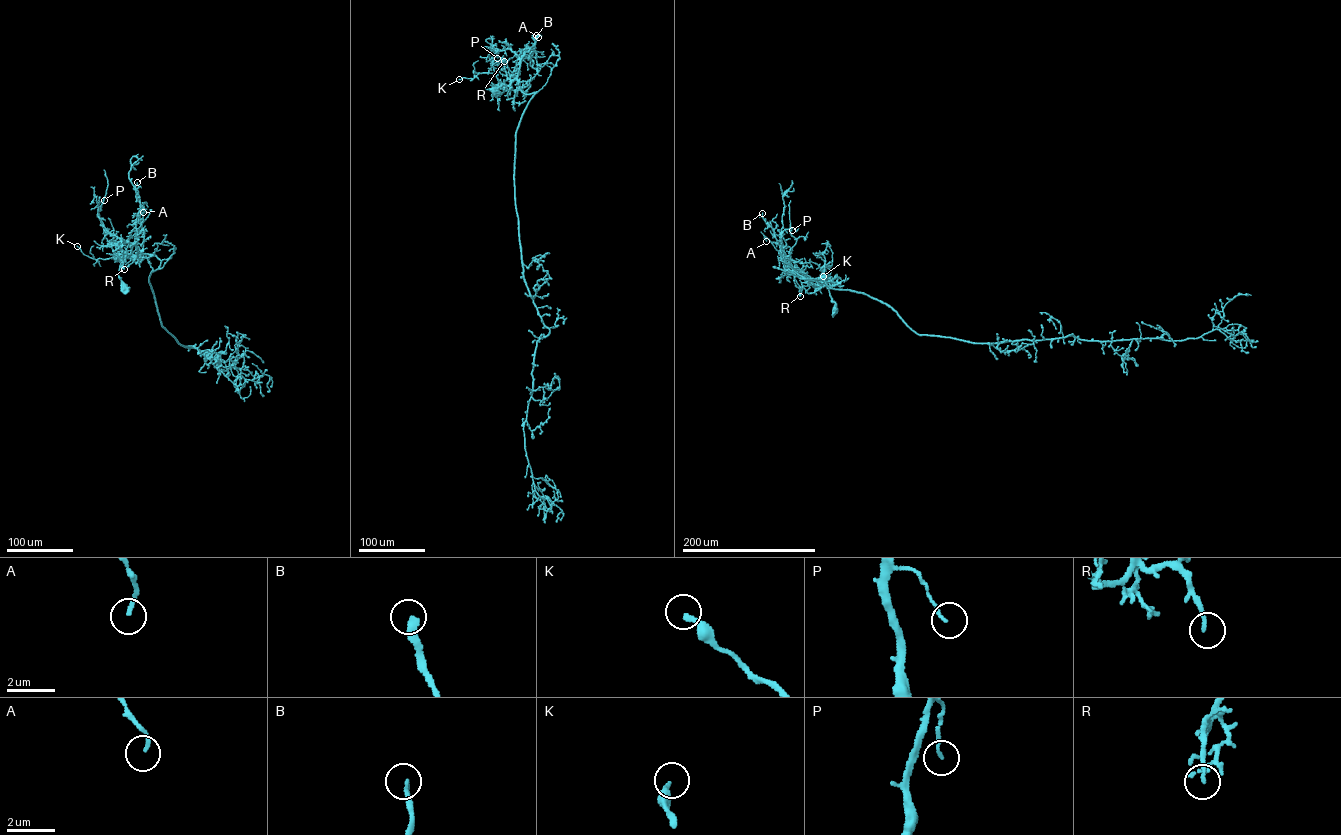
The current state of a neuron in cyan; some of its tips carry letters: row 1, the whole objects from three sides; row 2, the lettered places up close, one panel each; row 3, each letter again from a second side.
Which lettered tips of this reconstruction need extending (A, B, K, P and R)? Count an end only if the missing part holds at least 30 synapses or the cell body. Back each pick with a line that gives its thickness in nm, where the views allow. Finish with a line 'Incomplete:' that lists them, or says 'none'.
A: Thickness 150 nm
B: Thickness 260 nm
Incomplete: A, B

